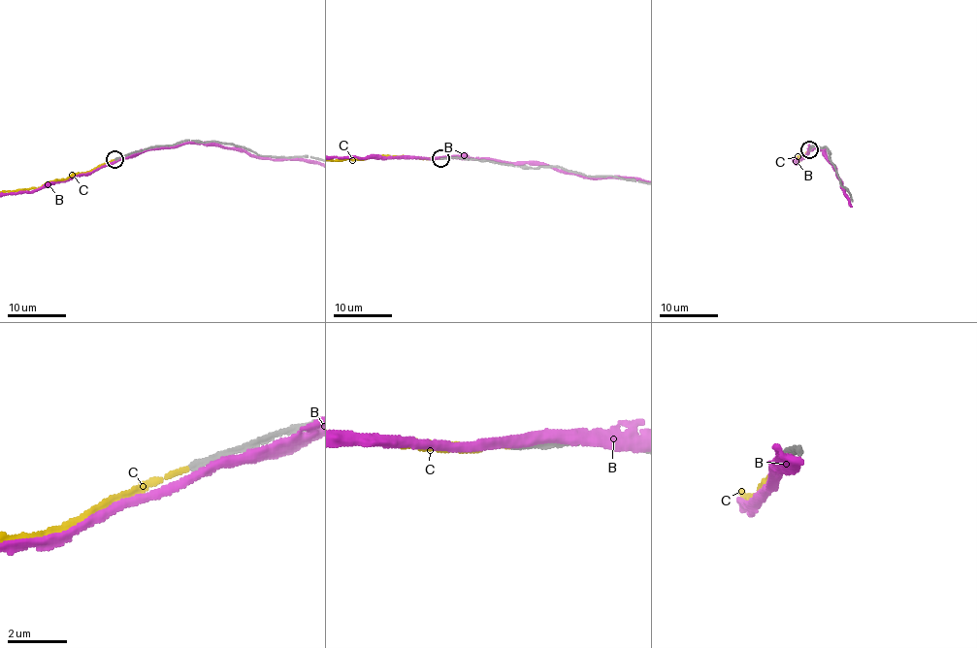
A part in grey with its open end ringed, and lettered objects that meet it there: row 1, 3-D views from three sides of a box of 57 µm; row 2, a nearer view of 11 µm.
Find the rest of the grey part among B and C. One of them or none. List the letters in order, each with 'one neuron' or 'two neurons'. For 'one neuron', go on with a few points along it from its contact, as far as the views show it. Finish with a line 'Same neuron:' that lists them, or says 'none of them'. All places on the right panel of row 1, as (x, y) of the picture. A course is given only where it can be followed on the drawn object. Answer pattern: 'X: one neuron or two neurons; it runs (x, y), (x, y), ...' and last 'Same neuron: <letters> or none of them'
B: two neurons
C: one neuron
Same neuron: C

